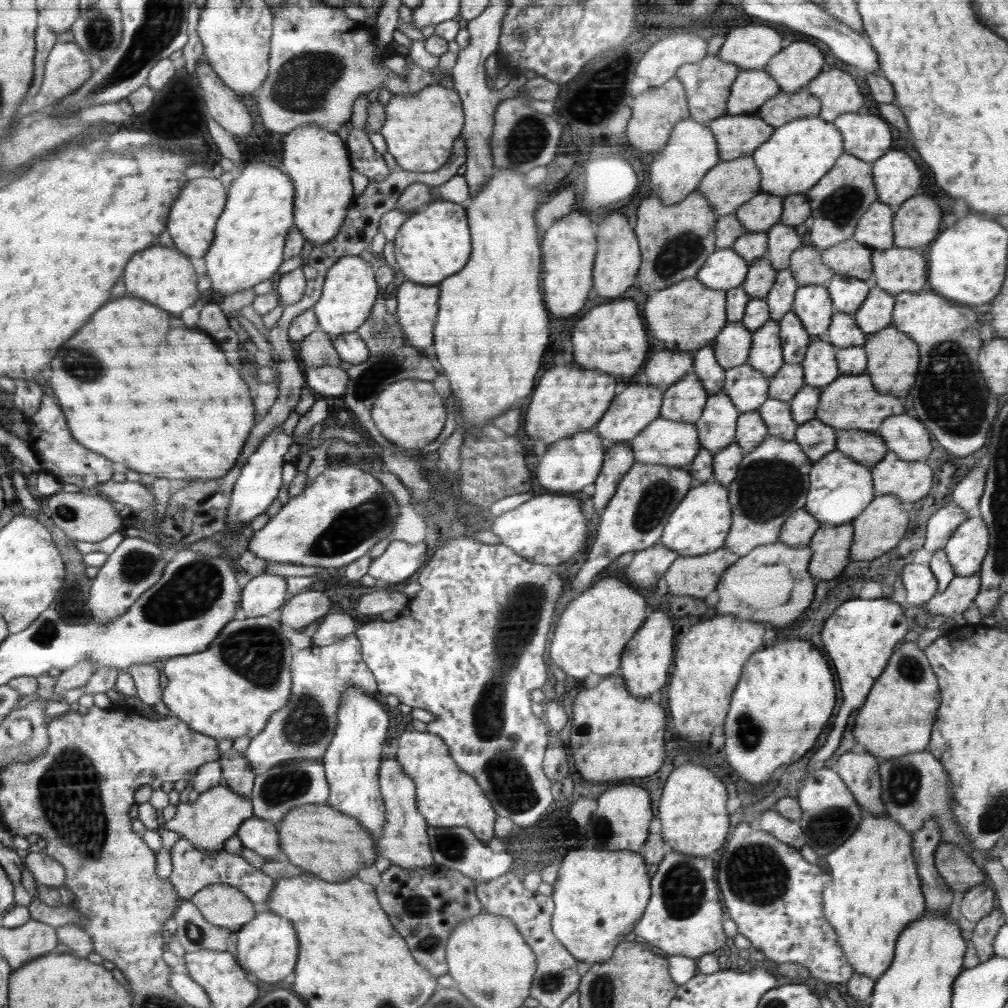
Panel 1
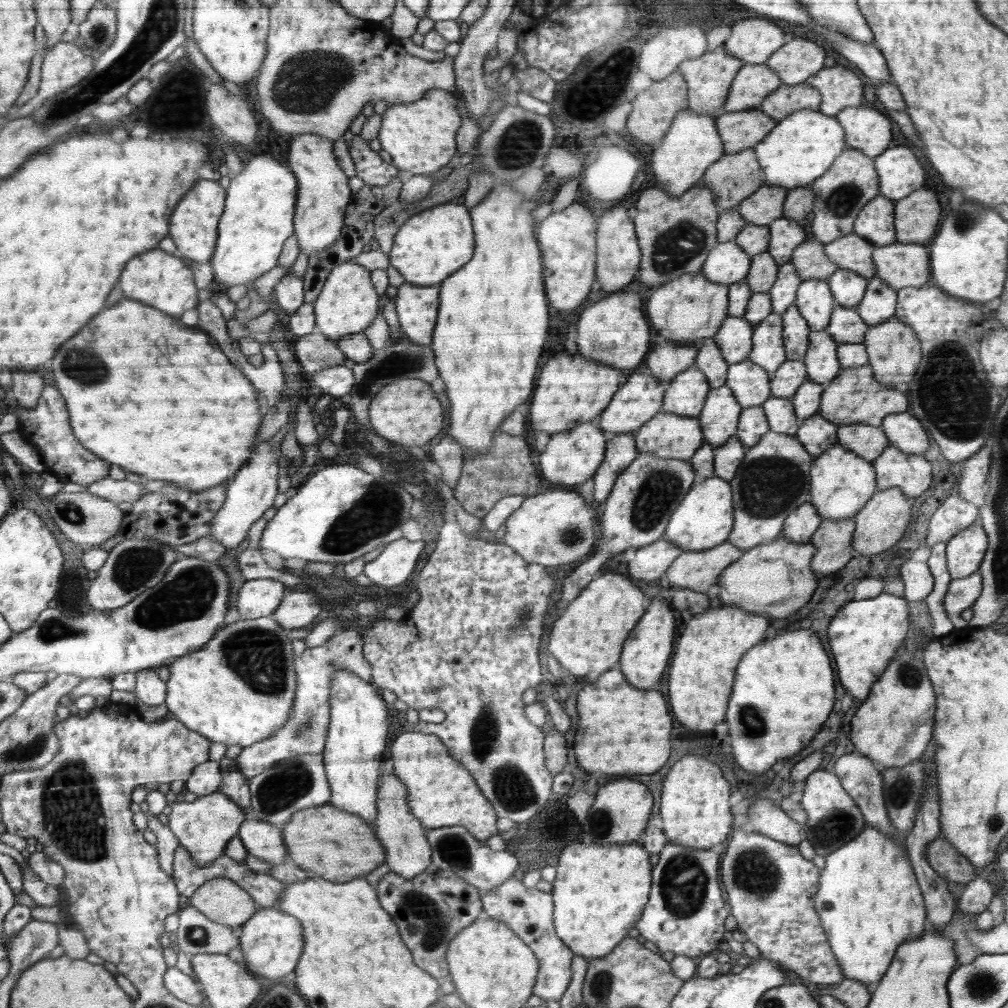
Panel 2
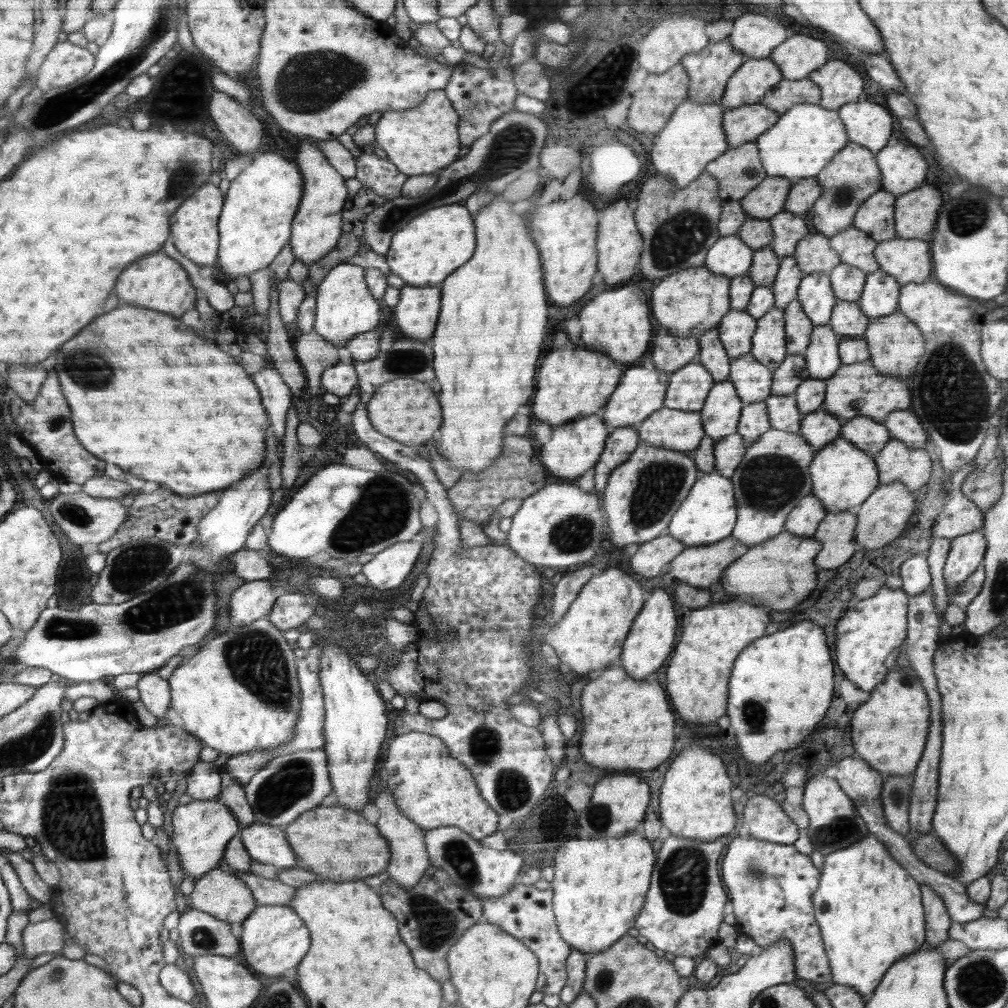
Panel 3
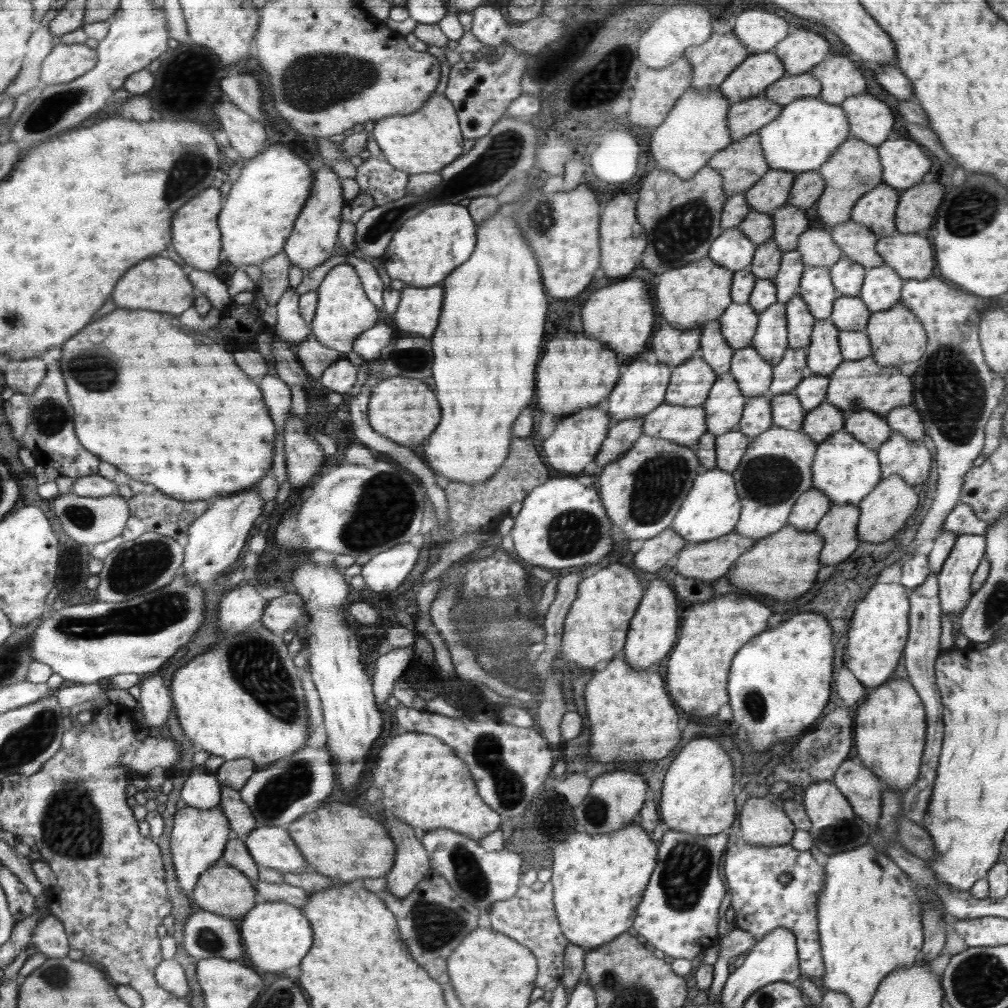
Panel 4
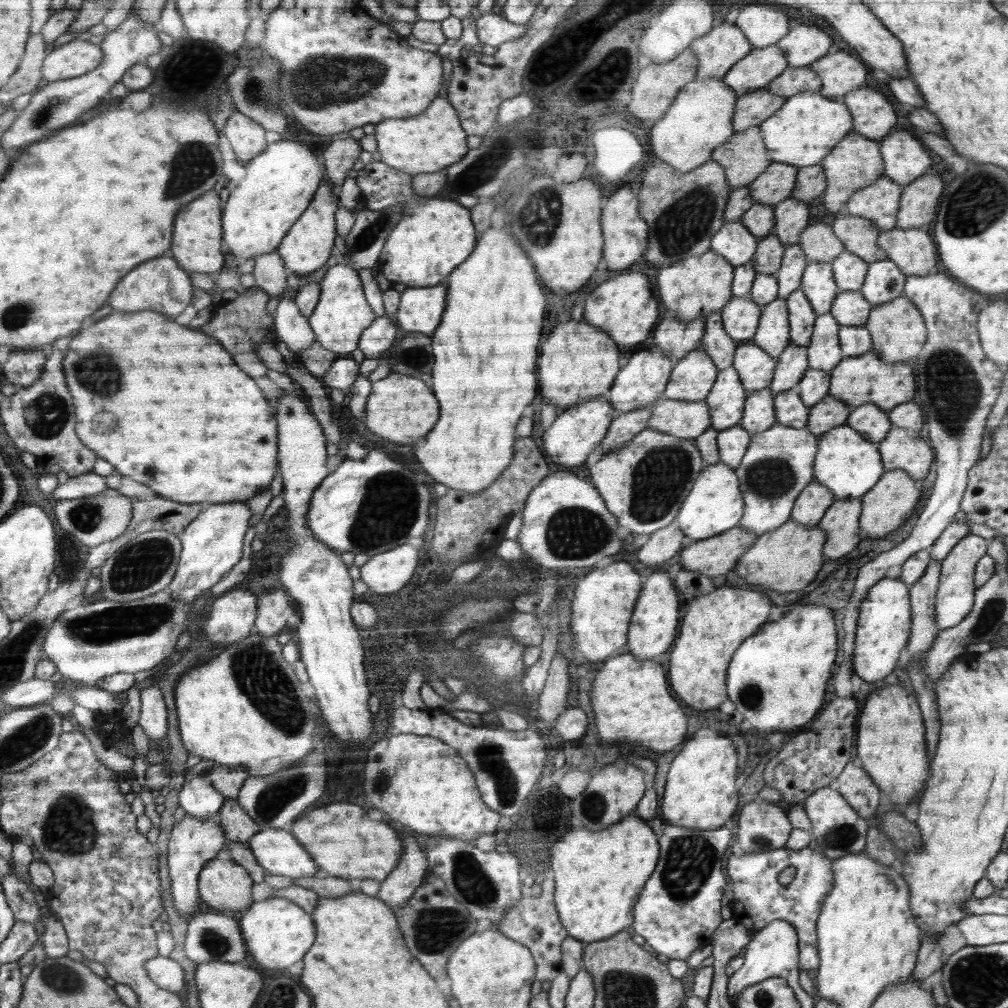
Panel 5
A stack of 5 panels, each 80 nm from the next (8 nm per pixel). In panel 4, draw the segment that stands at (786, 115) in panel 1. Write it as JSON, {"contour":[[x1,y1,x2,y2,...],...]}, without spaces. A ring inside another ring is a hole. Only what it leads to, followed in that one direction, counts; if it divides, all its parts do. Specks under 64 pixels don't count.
{"contour":[[810,72,804,74,785,74,781,80,767,87,764,93,770,101,778,102,778,105,788,105,804,97,819,97,822,84,818,78]]}

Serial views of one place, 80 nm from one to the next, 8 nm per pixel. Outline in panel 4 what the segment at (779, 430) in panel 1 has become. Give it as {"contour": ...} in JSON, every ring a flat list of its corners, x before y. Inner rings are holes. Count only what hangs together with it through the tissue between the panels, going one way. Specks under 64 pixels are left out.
{"contour":[[794,390,771,398,773,426,800,431,807,414]]}

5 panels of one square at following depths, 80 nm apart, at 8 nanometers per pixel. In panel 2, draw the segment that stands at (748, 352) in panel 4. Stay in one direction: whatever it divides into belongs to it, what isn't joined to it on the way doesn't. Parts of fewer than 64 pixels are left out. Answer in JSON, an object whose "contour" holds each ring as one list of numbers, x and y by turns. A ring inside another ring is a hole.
{"contour":[[748,358,739,364,729,366,725,385,732,388,741,407,745,410,750,407,760,406,765,400,771,397,770,381,772,377,762,369,762,366,756,365]]}

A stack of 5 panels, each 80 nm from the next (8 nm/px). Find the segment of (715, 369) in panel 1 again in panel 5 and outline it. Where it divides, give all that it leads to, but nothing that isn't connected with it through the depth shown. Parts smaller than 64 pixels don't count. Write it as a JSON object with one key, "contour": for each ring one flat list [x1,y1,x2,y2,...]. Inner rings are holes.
{"contour":[[713,312,705,319,705,336,702,342,702,349,712,357,718,370,733,366,733,356,738,345,724,330,721,312]]}

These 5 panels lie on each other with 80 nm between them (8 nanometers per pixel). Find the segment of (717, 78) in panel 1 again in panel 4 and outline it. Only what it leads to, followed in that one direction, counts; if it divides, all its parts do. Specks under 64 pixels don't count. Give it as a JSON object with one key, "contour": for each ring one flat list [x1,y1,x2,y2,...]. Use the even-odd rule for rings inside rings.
{"contour":[[732,30,724,35,714,33,704,44,686,50,683,57,690,61,694,68,692,88,704,91,704,89,710,87,720,89,721,84,728,79,741,63,745,62,749,55,750,52,744,43,740,41,740,37]]}

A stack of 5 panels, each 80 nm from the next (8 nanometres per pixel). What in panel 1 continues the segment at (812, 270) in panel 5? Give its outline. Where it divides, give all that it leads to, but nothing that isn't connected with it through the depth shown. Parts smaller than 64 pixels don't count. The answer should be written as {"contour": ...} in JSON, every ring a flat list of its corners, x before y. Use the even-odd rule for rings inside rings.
{"contour":[[827,285,798,287,792,311,802,321,809,336,825,336,835,311]]}

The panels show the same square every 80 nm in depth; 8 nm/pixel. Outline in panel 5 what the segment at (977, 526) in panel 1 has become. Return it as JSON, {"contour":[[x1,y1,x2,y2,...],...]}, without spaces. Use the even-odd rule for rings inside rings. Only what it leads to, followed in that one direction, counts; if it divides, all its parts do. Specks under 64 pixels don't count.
{"contour":[[968,534,954,545,954,548,941,561,941,585,937,590,937,599,935,604,935,619,938,630,946,631,956,627,964,617,971,611,974,604,974,576,976,564,980,558,987,553,988,541,978,534]]}

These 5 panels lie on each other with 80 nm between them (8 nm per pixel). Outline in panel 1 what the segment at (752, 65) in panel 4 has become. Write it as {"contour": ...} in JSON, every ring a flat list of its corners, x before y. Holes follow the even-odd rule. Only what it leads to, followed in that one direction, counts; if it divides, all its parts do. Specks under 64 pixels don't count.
{"contour":[[742,68,729,96,728,115,756,114,762,105,780,92,781,86,765,69]]}

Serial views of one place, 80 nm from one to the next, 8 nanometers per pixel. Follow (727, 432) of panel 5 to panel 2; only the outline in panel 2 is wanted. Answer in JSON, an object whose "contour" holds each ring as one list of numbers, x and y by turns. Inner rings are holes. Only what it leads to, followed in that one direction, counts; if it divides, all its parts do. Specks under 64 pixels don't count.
{"contour":[[735,435,728,443,714,447,714,450,714,475,722,477,722,480,732,480,737,474,738,467,741,466,742,459,748,454,748,449]]}

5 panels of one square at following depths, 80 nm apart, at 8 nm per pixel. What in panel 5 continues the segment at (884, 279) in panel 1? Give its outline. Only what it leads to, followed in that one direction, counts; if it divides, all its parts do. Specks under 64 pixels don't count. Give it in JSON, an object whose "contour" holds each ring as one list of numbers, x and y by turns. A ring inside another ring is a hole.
{"contour":[[894,228,892,231,880,232,880,238,877,240,877,244,886,252,887,258,894,262,907,277,912,275,928,276,930,274,930,268,936,266,936,262,938,262,934,240,924,230,901,230]]}

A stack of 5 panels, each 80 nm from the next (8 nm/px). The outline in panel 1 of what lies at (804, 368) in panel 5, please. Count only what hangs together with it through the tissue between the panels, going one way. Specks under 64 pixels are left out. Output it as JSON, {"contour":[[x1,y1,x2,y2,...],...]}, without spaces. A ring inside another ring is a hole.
{"contour":[[785,364,771,379,768,379,767,393,769,398,790,401,805,385,802,364]]}

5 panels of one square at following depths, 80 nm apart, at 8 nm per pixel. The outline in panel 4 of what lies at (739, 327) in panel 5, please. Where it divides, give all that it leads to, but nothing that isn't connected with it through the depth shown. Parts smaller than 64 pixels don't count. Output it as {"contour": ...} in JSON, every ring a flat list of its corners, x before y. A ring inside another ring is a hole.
{"contour":[[732,303,724,314,718,318,724,340,733,348,733,351,742,350,751,346,753,336,760,324,760,315,746,304]]}

